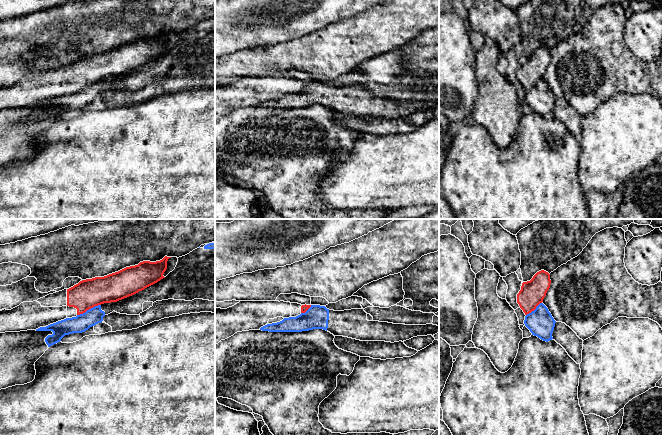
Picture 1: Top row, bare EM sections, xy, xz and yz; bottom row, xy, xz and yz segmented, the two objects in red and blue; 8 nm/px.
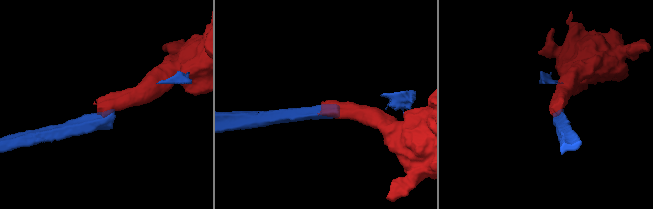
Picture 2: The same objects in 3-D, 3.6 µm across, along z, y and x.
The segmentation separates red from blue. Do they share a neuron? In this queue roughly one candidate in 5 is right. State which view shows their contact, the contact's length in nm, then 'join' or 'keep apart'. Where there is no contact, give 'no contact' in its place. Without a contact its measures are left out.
xy | 220 nm | keep apart

